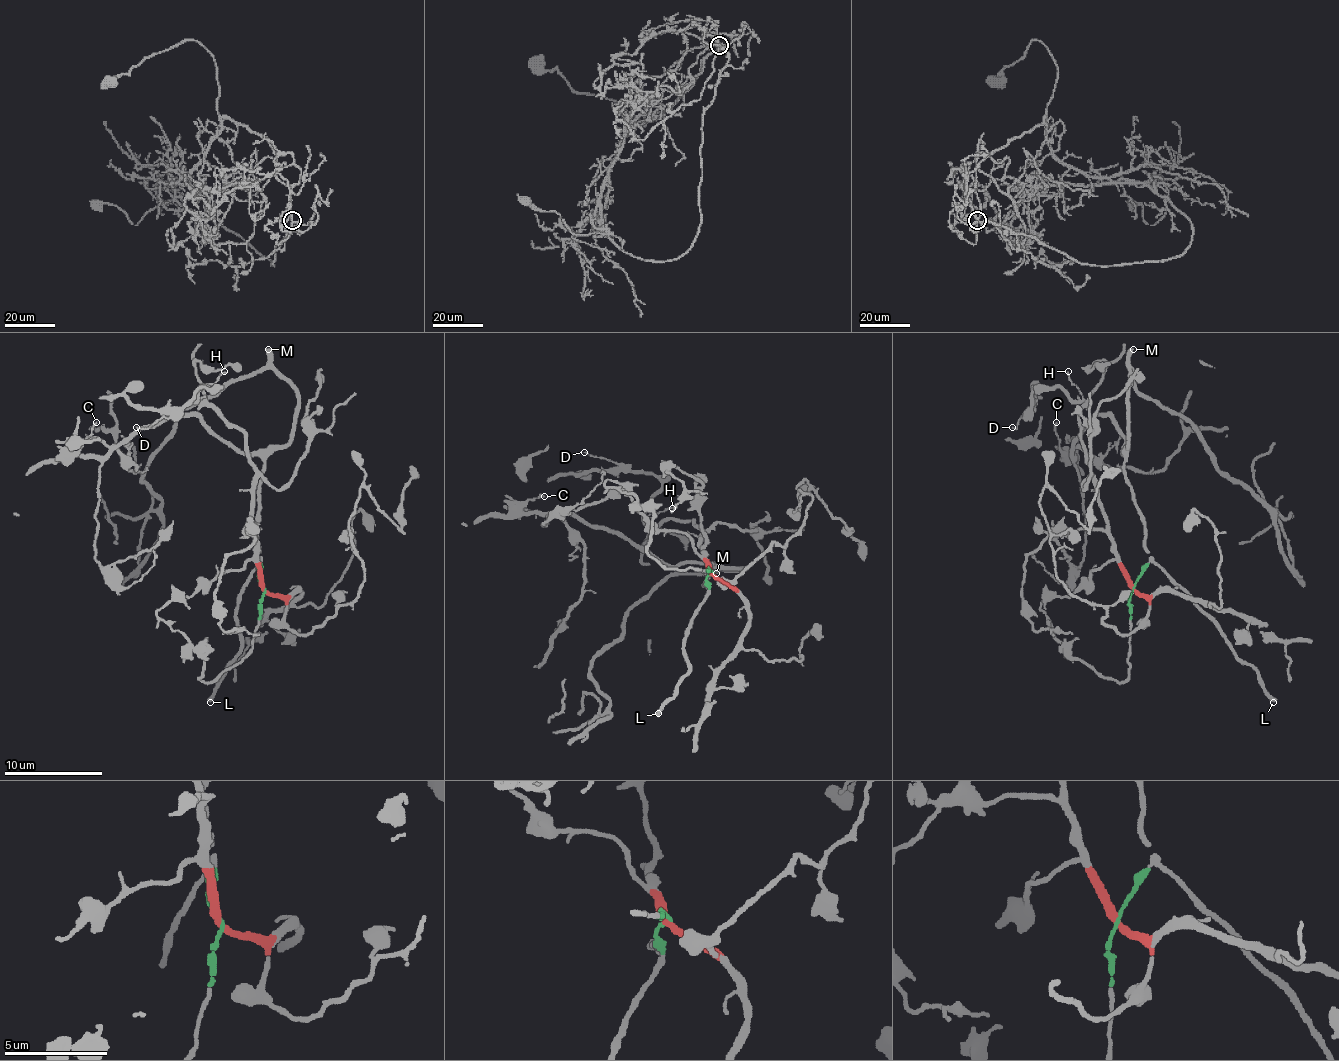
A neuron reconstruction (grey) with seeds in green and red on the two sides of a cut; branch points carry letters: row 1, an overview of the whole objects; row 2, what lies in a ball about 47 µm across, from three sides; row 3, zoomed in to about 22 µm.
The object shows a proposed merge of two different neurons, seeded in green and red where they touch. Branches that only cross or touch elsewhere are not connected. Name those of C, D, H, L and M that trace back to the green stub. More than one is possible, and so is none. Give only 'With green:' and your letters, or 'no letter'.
With green: C, L, M

